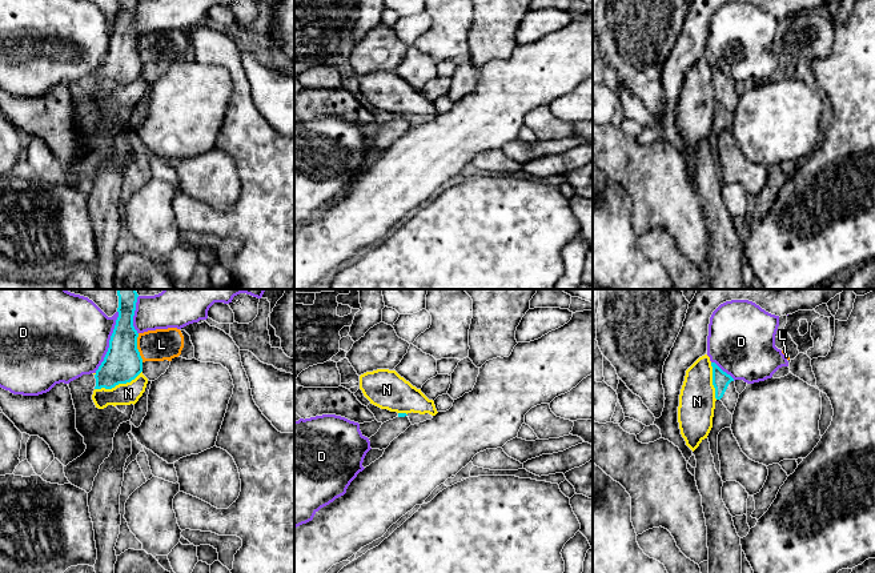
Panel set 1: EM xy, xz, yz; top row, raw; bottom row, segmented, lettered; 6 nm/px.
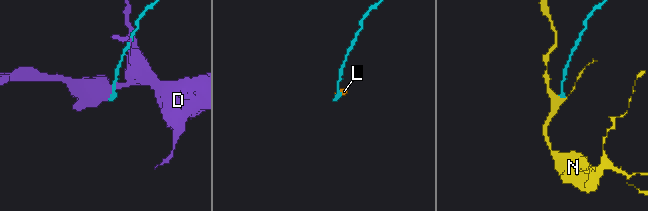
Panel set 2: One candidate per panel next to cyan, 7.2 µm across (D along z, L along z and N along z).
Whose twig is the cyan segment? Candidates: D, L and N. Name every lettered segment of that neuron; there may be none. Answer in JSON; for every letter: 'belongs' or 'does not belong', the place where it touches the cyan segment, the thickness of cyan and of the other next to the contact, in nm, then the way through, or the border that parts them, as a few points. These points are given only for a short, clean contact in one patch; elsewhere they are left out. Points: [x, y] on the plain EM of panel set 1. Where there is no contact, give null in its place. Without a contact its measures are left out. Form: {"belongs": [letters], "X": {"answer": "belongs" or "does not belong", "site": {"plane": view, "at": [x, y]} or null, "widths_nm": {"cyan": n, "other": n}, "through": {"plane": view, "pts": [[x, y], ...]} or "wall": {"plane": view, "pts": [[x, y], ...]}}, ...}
{"belongs": [], "D": {"answer": "does not belong", "site": {"plane": "xy", "at": [109, 43]}, "widths_nm": {"cyan": 220, "other": 480}}, "L": {"answer": "does not belong", "site": {"plane": "xy", "at": [136, 49]}, "widths_nm": {"cyan": 220, "other": 190}, "wall": {"plane": "xy", "pts": [[137, 35], [137, 52], [143, 63]]}}, "N": {"answer": "does not belong", "site": {"plane": "xy", "at": [117, 85]}, "widths_nm": {"cyan": 220, "other": 130}, "wall": {"plane": "xy", "pts": [[141, 72], [129, 83], [119, 84], [111, 89], [95, 91]]}}}

